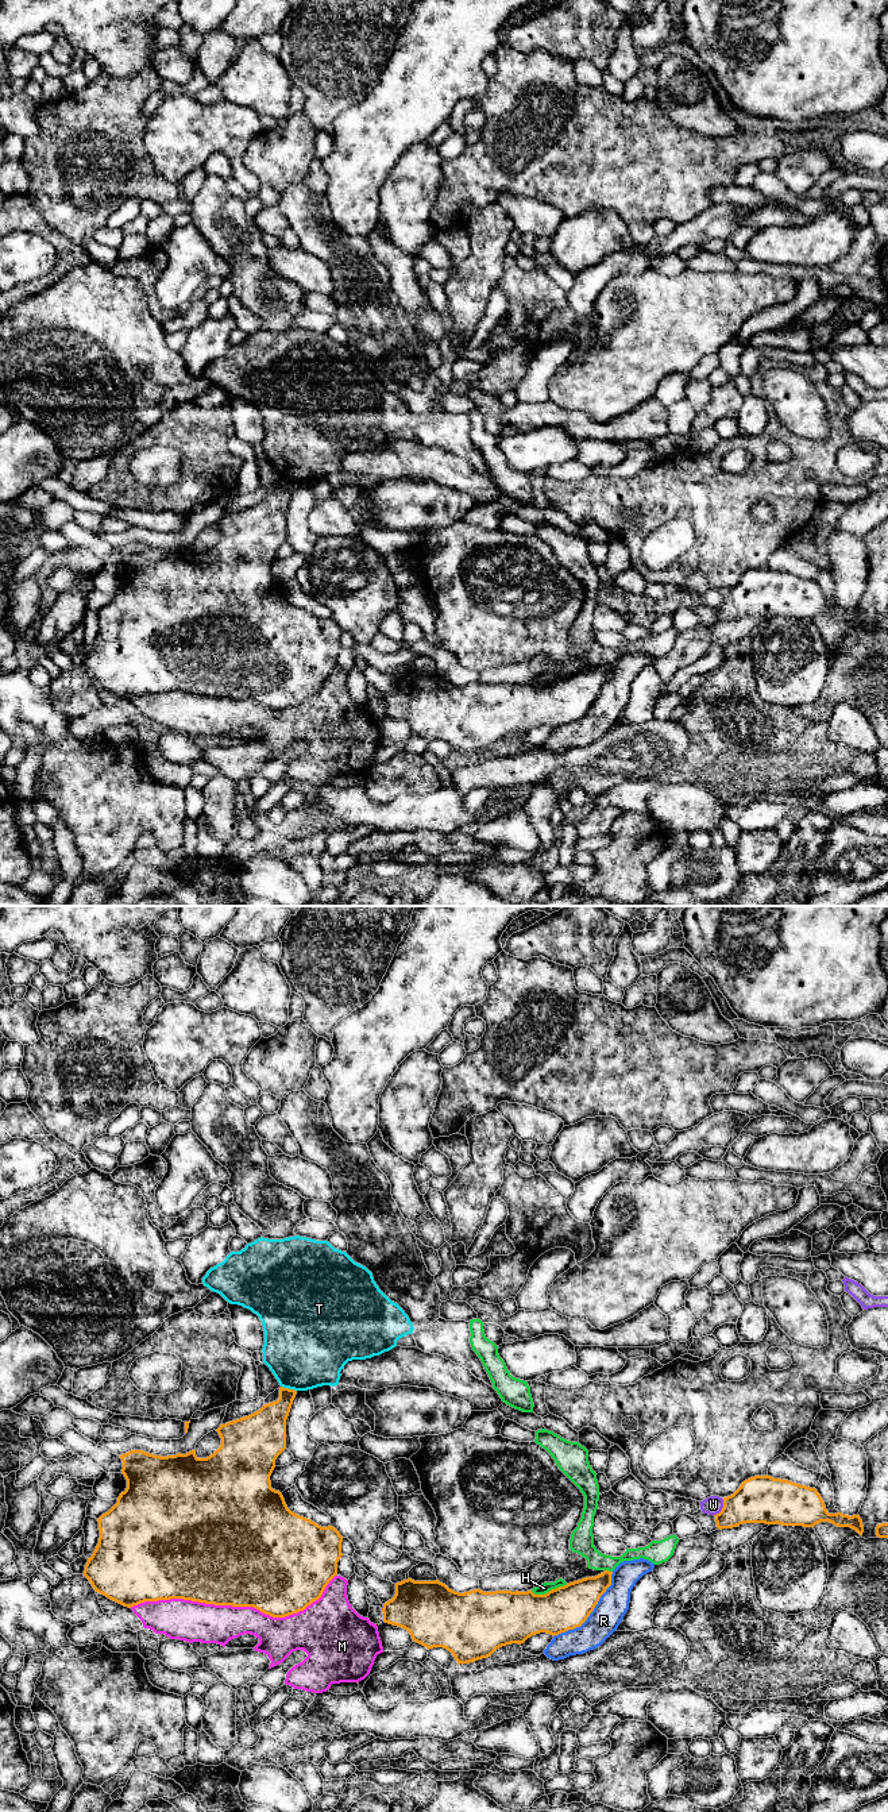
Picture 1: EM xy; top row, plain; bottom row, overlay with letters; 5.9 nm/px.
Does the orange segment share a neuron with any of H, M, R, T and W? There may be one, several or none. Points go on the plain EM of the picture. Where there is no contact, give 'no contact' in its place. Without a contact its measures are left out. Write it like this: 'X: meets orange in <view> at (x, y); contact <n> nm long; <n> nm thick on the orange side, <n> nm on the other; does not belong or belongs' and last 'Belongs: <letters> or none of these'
H: meets orange in xy at (549, 683); contact 220 nm long; 280 nm thick on the orange side, 70 nm on the other; does not belong
M: meets orange in xy at (235, 698); contact 1250 nm long; 500 nm thick on the orange side, 240 nm on the other; does not belong
R: meets orange in xy at (591, 704); contact 550 nm long; 260 nm thick on the orange side, 180 nm on the other; does not belong
T: meets orange in xy at (289, 482); contact 100 nm long; 200 nm thick on the orange side, 460 nm on the other; does not belong
W: meets orange in xy at (722, 601); contact 120 nm long; 280 nm thick on the orange side, 110 nm on the other; does not belong
Belongs: none of these

